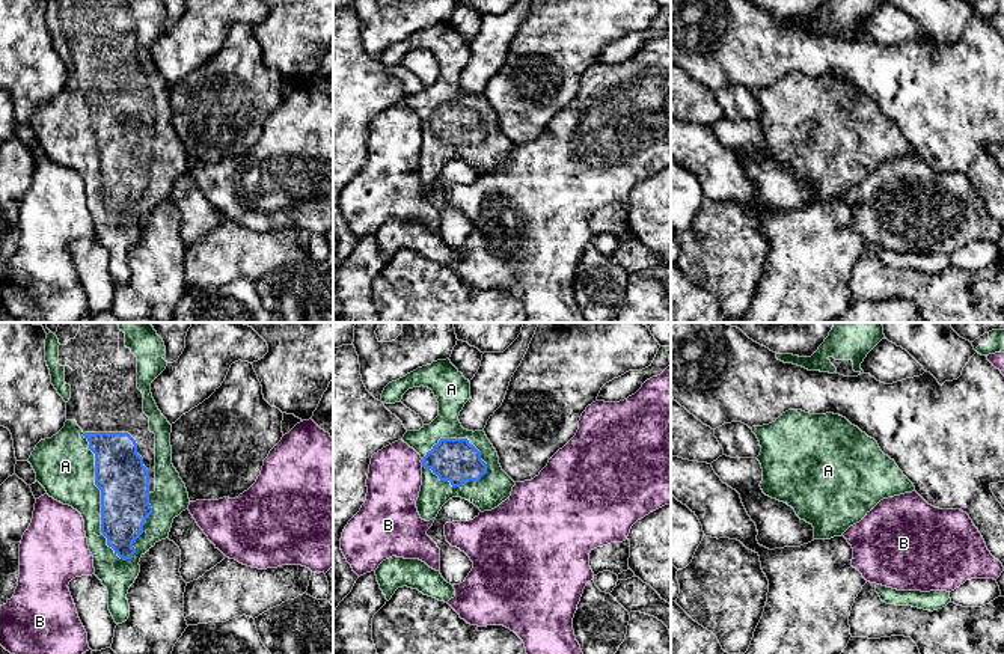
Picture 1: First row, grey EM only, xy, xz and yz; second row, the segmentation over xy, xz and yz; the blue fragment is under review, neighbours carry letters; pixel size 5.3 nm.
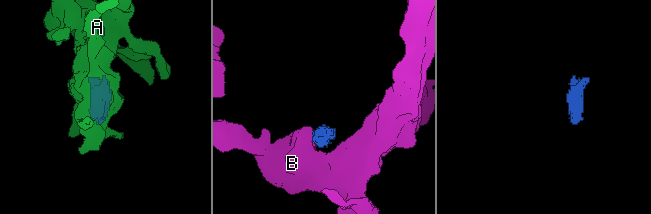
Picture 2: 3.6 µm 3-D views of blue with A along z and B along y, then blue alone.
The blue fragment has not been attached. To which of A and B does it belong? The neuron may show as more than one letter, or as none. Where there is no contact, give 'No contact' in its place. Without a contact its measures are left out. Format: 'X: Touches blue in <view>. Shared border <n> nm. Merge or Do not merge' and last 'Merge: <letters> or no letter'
A: Touches blue in xy. Shared border 700 nm. Merge
B: Touches blue in xz. Shared border 50 nm. Do not merge
Merge: A

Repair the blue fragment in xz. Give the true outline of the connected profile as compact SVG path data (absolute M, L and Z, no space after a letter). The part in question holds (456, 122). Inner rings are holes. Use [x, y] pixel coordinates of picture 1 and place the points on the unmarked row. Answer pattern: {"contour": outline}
{"contour": "M449 21L437 23L389 45L381 56L381 65L401 65L409 51L421 48L433 53L439 65L439 78L419 93L407 93L401 101L422 121L422 148L416 163L421 181L425 184L436 181L442 169L452 160L469 163L481 175L497 170L511 158L516 145L502 133L497 115L485 95L467 93L458 83L460 74L470 60L469 42L463 39Z"}

